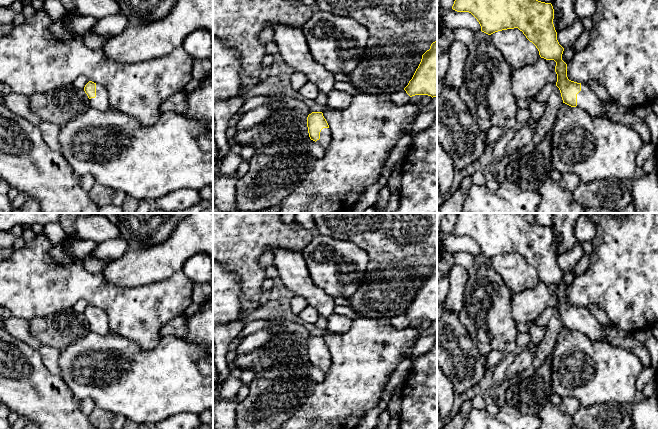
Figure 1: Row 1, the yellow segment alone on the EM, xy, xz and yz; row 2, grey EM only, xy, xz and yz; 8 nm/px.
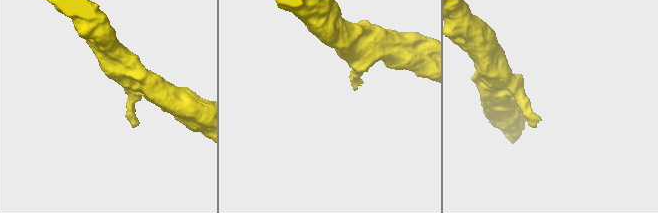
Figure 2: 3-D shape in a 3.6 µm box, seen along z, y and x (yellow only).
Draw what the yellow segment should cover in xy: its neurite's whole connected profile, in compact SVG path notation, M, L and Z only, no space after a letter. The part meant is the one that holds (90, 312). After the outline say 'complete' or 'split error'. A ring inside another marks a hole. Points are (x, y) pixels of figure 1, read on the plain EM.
M89 305L84 315L90 324L90 331L100 335L110 333L108 316L99 308Z | split error

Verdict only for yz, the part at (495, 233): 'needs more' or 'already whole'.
needs more

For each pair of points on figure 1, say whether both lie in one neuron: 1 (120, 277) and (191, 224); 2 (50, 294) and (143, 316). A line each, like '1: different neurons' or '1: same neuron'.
1: same neuron
2: same neuron

